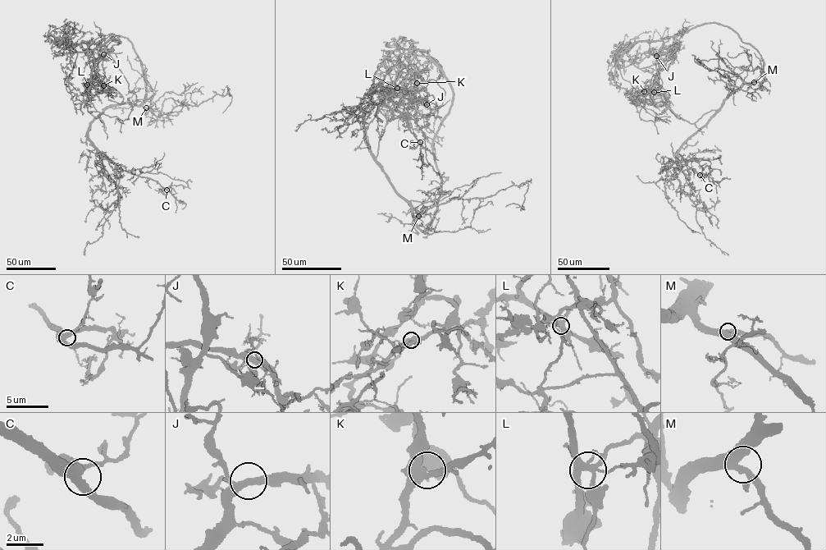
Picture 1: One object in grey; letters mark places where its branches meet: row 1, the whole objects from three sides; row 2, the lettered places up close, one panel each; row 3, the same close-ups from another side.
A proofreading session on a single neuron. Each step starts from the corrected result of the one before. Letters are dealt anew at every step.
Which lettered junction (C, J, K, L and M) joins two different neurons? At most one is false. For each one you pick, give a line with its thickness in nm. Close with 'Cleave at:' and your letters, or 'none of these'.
L: calibre 360 nm
Cleave at: L

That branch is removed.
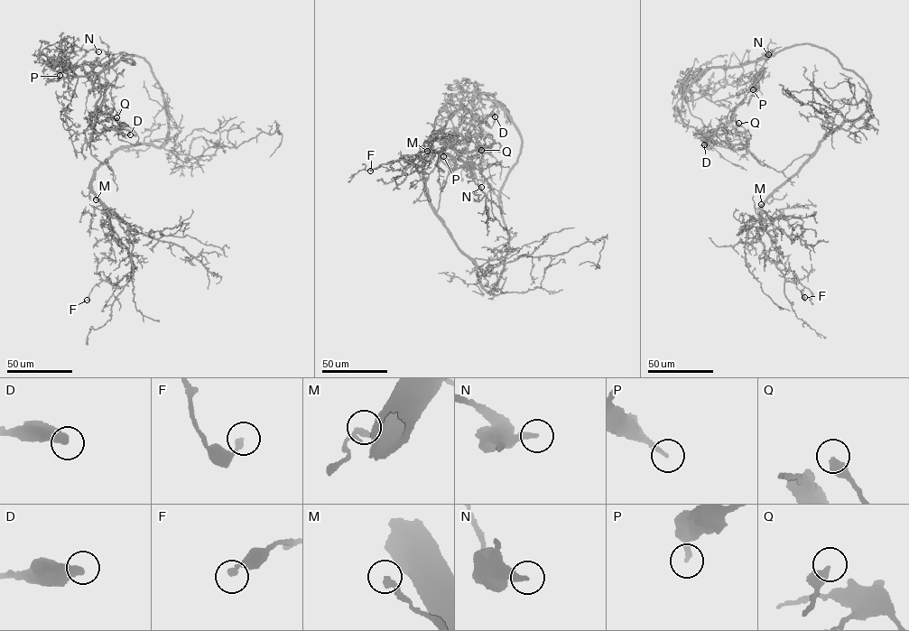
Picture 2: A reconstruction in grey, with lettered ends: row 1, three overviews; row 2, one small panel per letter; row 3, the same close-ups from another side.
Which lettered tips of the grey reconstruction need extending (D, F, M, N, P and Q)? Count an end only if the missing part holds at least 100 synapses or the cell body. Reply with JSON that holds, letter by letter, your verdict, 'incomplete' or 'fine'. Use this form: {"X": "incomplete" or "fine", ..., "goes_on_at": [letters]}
{"D": "fine", "F": "fine", "M": "fine", "N": "fine", "P": "fine", "Q": "fine", "goes_on_at": []}

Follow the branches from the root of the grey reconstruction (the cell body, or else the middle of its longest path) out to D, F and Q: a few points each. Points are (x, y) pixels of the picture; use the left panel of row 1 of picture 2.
D: (151, 69), (143, 59), (126, 54), (122, 60), (134, 63), (124, 59), (99, 75), (96, 119), (130, 134)
F: (151, 69), (167, 140), (120, 147), (89, 183), (132, 274), (117, 288), (102, 280), (87, 300)
Q: (151, 69), (126, 54), (122, 60), (134, 63), (124, 59), (100, 72), (89, 138), (120, 128), (116, 117)

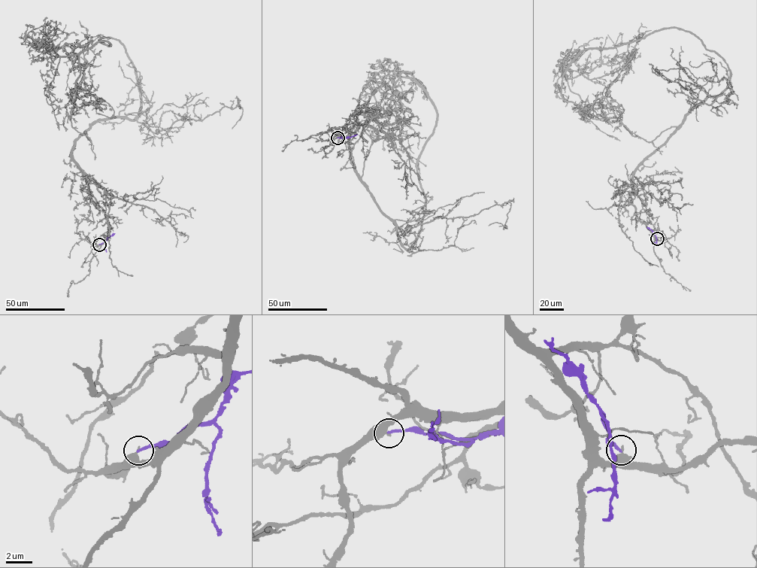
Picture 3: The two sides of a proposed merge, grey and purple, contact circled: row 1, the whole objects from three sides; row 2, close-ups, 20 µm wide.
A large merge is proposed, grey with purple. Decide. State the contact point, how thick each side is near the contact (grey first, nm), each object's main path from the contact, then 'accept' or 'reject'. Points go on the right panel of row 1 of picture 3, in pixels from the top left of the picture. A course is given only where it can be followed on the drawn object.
(657, 238) | 500/180 nm | grey via (657, 239), (637, 216), (632, 180), (678, 126), (647, 142), (562, 97), (561, 63), (603, 37) | purple via (657, 239), (647, 226) | reject

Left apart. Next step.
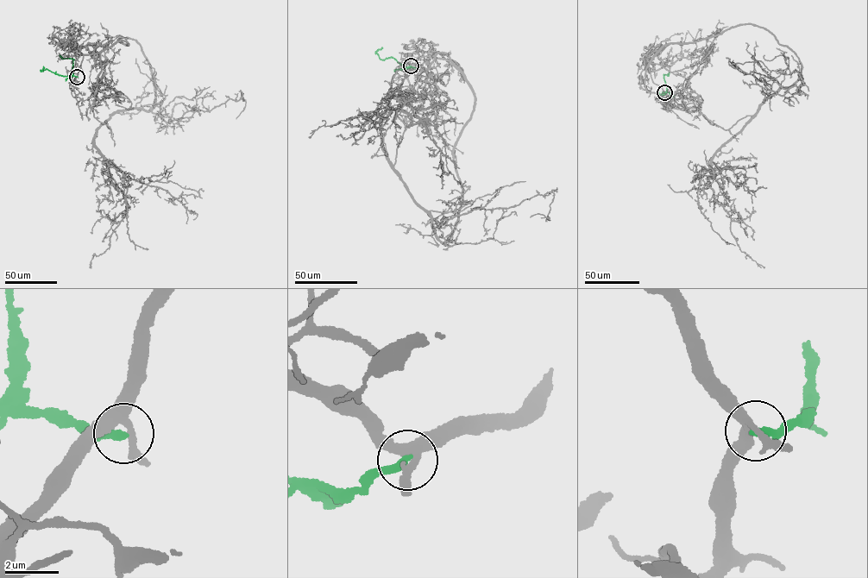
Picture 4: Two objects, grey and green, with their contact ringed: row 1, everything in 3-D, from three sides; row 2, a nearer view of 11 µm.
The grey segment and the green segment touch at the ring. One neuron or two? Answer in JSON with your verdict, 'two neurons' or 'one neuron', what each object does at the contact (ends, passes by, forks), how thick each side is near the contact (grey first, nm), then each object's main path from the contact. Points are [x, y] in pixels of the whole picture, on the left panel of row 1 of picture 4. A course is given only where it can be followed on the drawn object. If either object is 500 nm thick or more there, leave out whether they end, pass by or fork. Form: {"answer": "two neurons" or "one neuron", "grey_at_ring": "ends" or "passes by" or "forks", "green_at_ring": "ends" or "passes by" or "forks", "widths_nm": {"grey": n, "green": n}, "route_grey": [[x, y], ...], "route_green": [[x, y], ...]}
{"answer": "two neurons", "grey_at_ring": "passes by", "green_at_ring": "ends", "widths_nm": {"grey": 320, "green": 280}, "route_grey": [[78, 77], [84, 55], [128, 38], [152, 72], [153, 112], [171, 122], [242, 97], [235, 118]], "route_green": [[77, 77], [60, 75], [47, 69], [40, 71], [43, 65]]}

